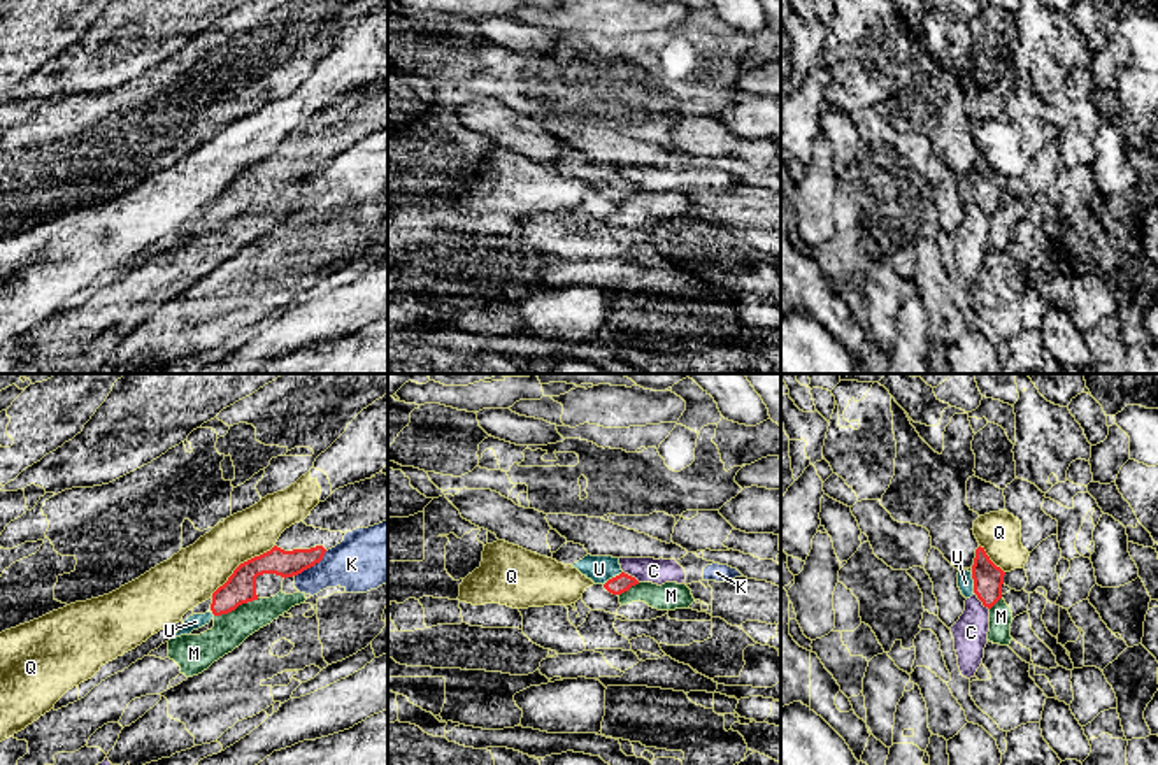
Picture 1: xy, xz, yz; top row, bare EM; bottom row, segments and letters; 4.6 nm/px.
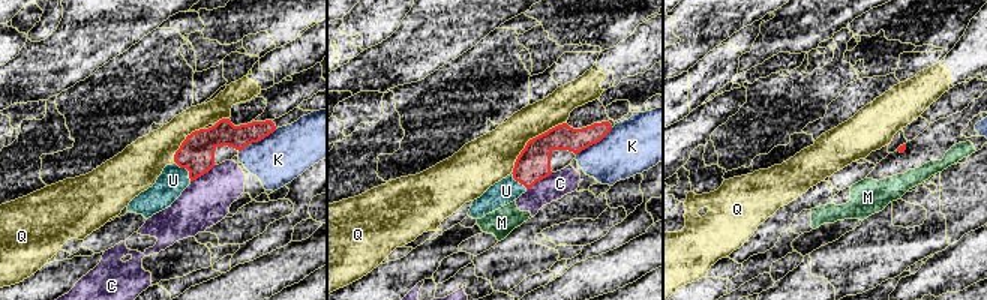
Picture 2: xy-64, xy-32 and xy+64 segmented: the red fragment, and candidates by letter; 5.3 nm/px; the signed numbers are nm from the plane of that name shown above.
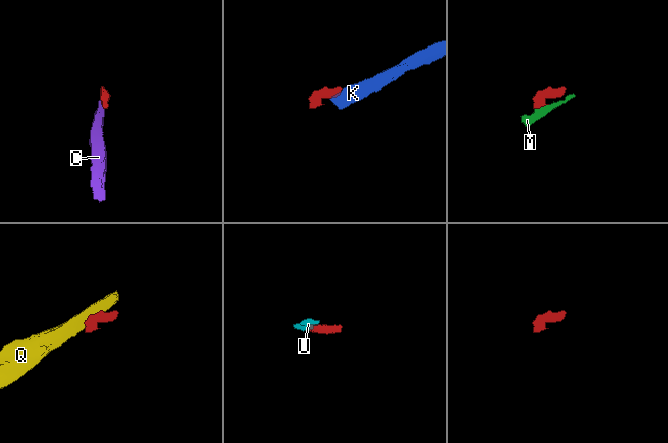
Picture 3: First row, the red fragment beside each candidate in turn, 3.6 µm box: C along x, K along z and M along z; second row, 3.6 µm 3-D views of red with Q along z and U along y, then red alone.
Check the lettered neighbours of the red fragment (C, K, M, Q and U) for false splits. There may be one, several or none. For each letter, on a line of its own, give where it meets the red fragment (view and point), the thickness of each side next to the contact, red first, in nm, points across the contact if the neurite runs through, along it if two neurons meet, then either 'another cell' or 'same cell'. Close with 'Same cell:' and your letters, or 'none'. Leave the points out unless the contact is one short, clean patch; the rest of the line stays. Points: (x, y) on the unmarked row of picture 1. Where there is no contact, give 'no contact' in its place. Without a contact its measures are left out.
C: meets red in yz at (979, 206); 140 nm thick on the red side, 160 nm on the other; border along yz (974, 199), (988, 216); another cell
K: meets red in xy at (311, 172); 130 nm thick on the red side, 280 nm on the other; border along xy (327, 158), (318, 169), (295, 183); another cell
M: meets red in xy at (235, 214); 140 nm thick on the red side, 160 nm on the other; border along xy (258, 206), (214, 223); another cell
Q: meets red in xy at (241, 171); 140 nm thick on the red side, 260 nm on the other; border along xy (274, 151), (244, 167), (211, 202); another cell
U: meets red in yz at (974, 190); 140 nm thick on the red side, 80 nm on the other; runs through yz (988, 185), (974, 190), (965, 190); same cell
Same cell: U

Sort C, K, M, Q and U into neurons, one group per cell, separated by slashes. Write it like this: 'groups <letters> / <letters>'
groups C K / M / Q / U

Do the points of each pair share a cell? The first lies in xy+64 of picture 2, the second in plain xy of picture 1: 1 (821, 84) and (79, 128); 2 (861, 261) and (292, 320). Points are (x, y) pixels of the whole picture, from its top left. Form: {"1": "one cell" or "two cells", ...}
{"1": "one cell", "2": "two cells"}

